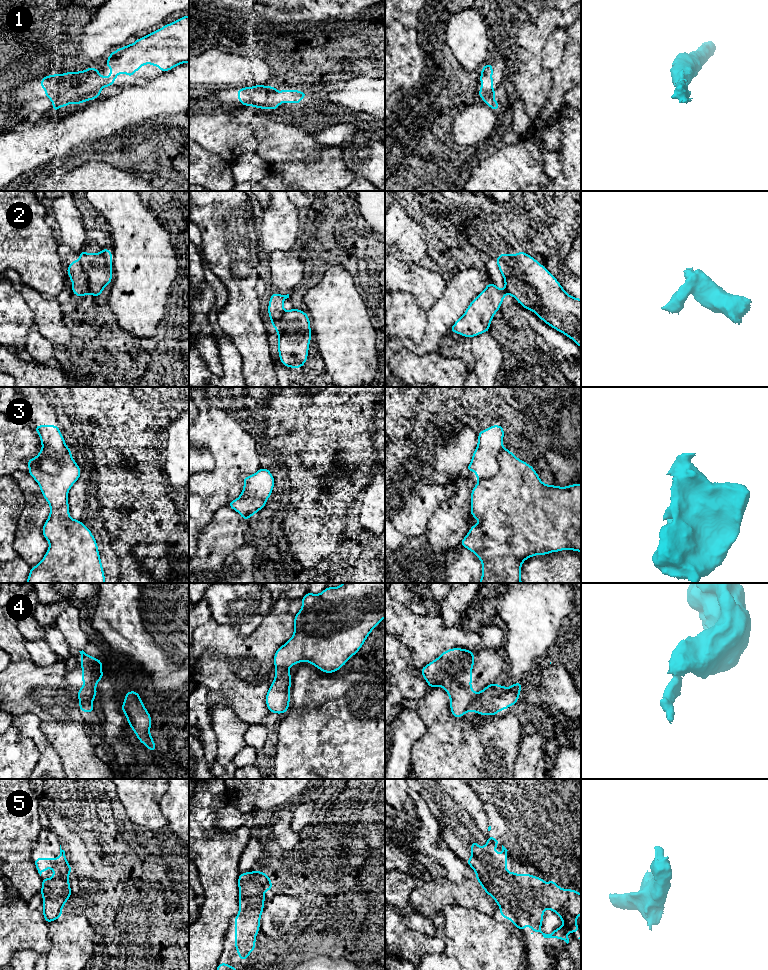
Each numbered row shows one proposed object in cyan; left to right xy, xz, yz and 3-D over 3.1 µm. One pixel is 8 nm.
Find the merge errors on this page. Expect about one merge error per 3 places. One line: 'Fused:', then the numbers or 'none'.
Fused: 2, 3, 4

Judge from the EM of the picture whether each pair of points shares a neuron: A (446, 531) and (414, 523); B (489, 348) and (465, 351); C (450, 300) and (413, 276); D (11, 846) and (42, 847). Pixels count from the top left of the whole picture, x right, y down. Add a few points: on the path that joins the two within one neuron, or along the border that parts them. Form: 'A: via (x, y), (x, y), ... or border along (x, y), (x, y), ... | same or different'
A: border along (438, 505), (424, 532) | different
B: border along (470, 339), (473, 366), (469, 370) | different
C: border along (446, 279), (442, 295), (426, 311) | different
D: border along (42, 828), (31, 852), (32, 859) | different

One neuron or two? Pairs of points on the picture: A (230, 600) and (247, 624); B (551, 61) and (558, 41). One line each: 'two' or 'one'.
A: one
B: one

